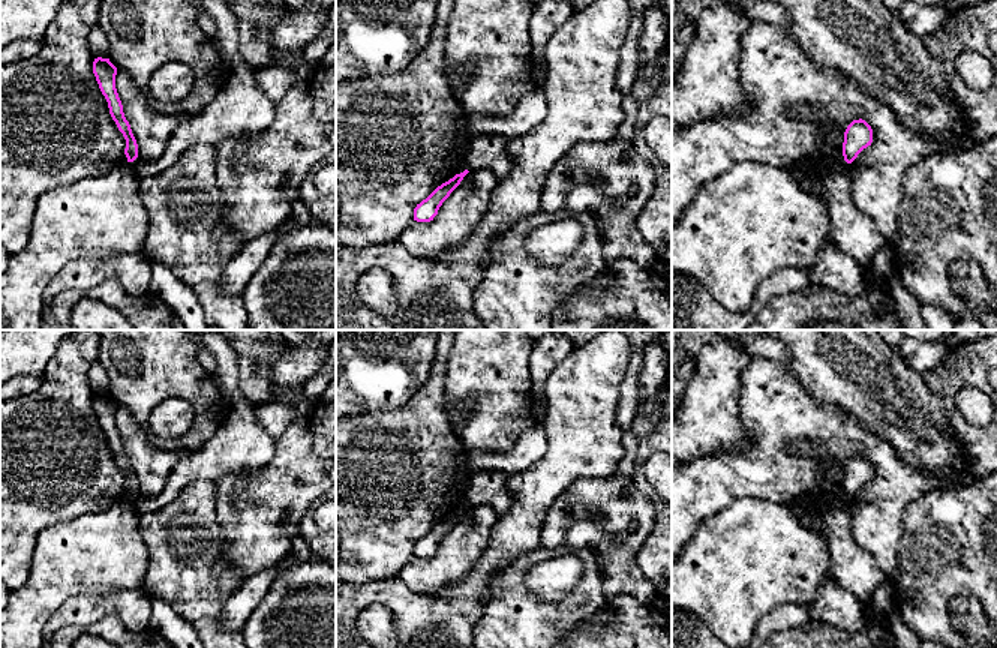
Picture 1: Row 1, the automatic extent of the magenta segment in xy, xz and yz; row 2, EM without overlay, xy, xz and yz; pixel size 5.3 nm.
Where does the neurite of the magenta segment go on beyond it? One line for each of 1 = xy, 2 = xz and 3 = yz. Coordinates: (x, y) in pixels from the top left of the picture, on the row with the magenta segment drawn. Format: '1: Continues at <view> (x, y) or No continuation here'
1: No continuation here
2: No continuation here
3: No continuation here

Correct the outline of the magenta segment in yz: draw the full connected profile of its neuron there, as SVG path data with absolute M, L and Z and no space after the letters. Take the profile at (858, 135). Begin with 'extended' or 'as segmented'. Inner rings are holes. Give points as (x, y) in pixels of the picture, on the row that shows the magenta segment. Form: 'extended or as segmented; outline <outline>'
as segmented; outline M862 118L853 120L844 132L843 142L844 160L847 164L852 164L864 148L871 146L871 142L873 142L871 126Z

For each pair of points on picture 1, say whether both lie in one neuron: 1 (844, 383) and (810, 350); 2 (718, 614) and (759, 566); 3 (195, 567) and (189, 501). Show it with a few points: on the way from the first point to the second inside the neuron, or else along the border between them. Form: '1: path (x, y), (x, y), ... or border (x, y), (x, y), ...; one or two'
1: path (835, 374), (819, 357); one
2: path (729, 602), (729, 596), (747, 578); one
3: path (194, 551), (191, 518); one

